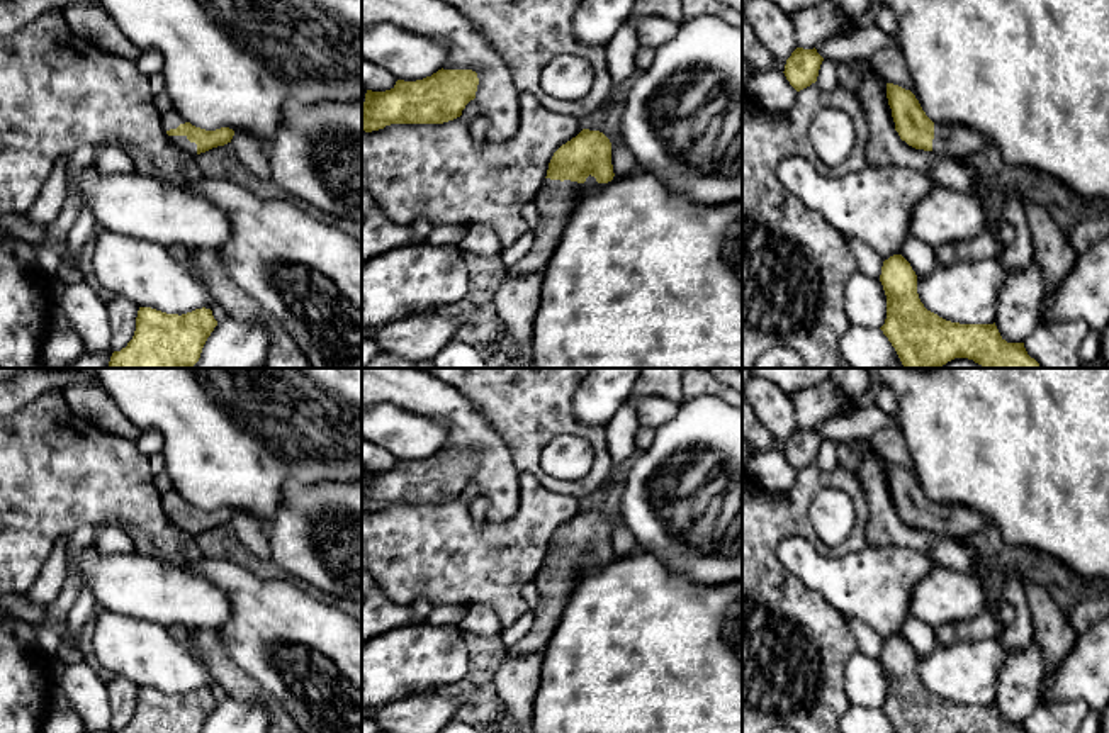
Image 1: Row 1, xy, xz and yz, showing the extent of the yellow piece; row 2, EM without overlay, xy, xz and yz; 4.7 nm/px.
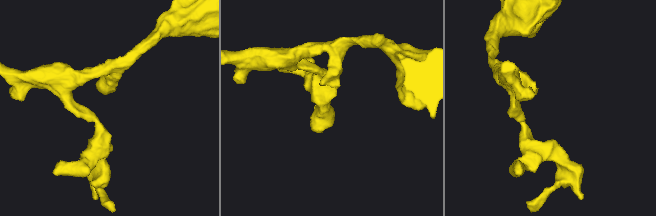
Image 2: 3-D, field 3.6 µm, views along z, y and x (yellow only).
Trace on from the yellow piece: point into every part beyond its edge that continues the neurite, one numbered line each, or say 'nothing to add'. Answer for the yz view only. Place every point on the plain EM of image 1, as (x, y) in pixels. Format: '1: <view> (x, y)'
1: yz (958, 521)

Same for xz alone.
1: xz (556, 579)

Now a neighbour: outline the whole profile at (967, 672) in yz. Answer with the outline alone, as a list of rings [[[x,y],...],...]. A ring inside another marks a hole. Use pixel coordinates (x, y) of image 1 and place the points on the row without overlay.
[[[999,638],[980,641],[960,641],[937,645],[926,658],[917,658],[917,674],[924,687],[939,697],[960,704],[994,704],[997,699],[997,679],[1005,658]]]

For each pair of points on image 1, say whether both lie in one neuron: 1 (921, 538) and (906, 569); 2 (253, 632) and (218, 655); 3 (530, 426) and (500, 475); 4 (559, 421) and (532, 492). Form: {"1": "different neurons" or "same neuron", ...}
{"1": "different neurons", "2": "different neurons", "3": "different neurons", "4": "different neurons"}

